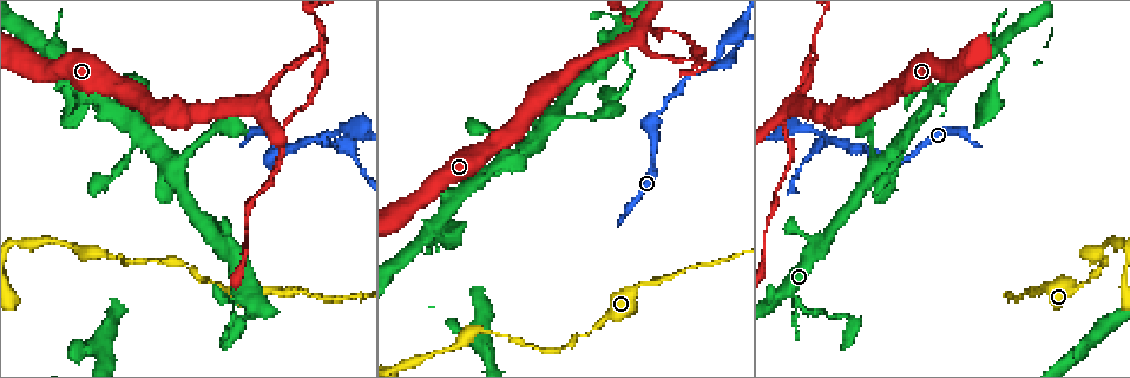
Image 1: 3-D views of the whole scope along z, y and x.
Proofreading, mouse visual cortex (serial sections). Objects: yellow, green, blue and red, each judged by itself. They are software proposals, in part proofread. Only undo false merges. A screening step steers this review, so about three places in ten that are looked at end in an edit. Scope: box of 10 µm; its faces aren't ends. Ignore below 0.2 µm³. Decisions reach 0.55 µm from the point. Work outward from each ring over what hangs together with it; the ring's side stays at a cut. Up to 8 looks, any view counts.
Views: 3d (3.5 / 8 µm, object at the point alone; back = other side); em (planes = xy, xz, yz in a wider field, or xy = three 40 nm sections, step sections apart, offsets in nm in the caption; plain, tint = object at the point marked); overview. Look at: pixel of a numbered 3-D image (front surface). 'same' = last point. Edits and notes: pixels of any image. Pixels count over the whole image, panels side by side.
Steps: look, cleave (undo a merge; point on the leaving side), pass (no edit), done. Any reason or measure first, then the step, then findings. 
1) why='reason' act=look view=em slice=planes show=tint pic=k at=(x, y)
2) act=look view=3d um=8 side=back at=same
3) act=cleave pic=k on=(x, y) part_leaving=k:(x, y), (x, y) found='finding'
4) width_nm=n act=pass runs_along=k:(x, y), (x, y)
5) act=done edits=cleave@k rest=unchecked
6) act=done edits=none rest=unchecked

why='a narrow waist' act=look view=3d um=8 pic=1 at=(1085, 282)

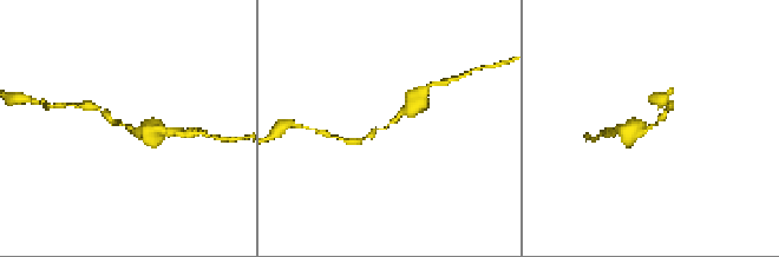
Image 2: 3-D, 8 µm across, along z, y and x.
arm_widths_nm=200,350 why='shape alone is not enough' act=look view=em slice=xy step=1 show=tint at=same

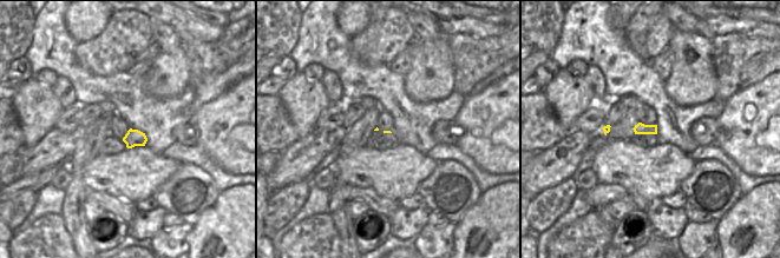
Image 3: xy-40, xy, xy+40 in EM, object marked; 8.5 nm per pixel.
act=pass found='continuous, no second cell'

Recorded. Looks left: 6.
why='narrows sharply' act=look view=em slice=xy step=5 show=tint pic=1 at=(494, 332)

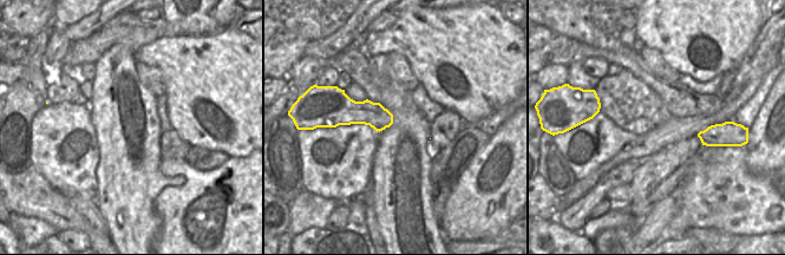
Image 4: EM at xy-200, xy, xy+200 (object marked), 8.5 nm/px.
act=look view=3d um=3.5 side=back at=same

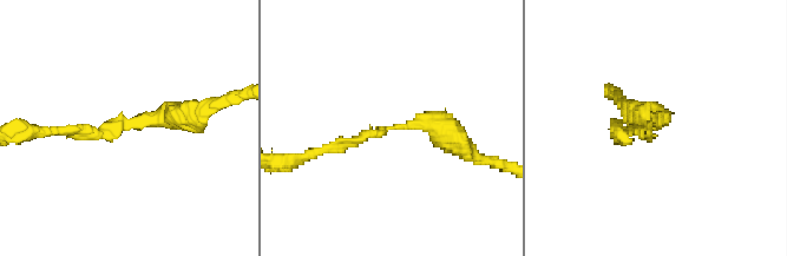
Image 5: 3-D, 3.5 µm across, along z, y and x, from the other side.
width_nm=200 act=pass runs_along=5:(59, 130), (103, 133), (201, 112) found='continuous, no second cell'

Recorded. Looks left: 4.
why='three-way junction' act=look view=3d um=3.5 pic=1 at=(828, 136)

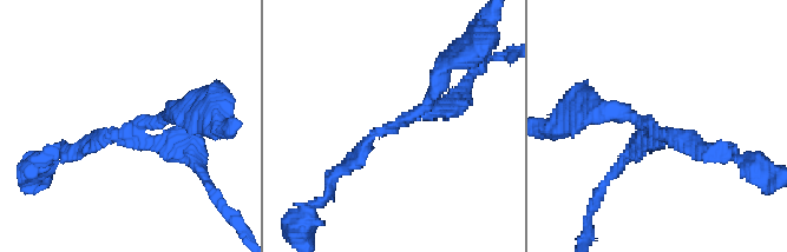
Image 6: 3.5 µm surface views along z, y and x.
why='shape alone is not enough' act=look view=em slice=xy step=2 show=tint pic=6 at=(401, 121)

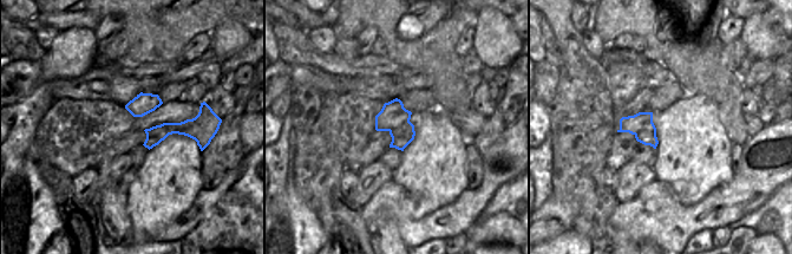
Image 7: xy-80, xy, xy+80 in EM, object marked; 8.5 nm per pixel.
width_nm=260 act=cleave pic=6 on=(201, 145) part_leaving=6:(143, 139), (190, 150), (215, 193) found='two cells meet here'

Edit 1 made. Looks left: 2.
act=done edits=cleave@6 rest=unchecked

